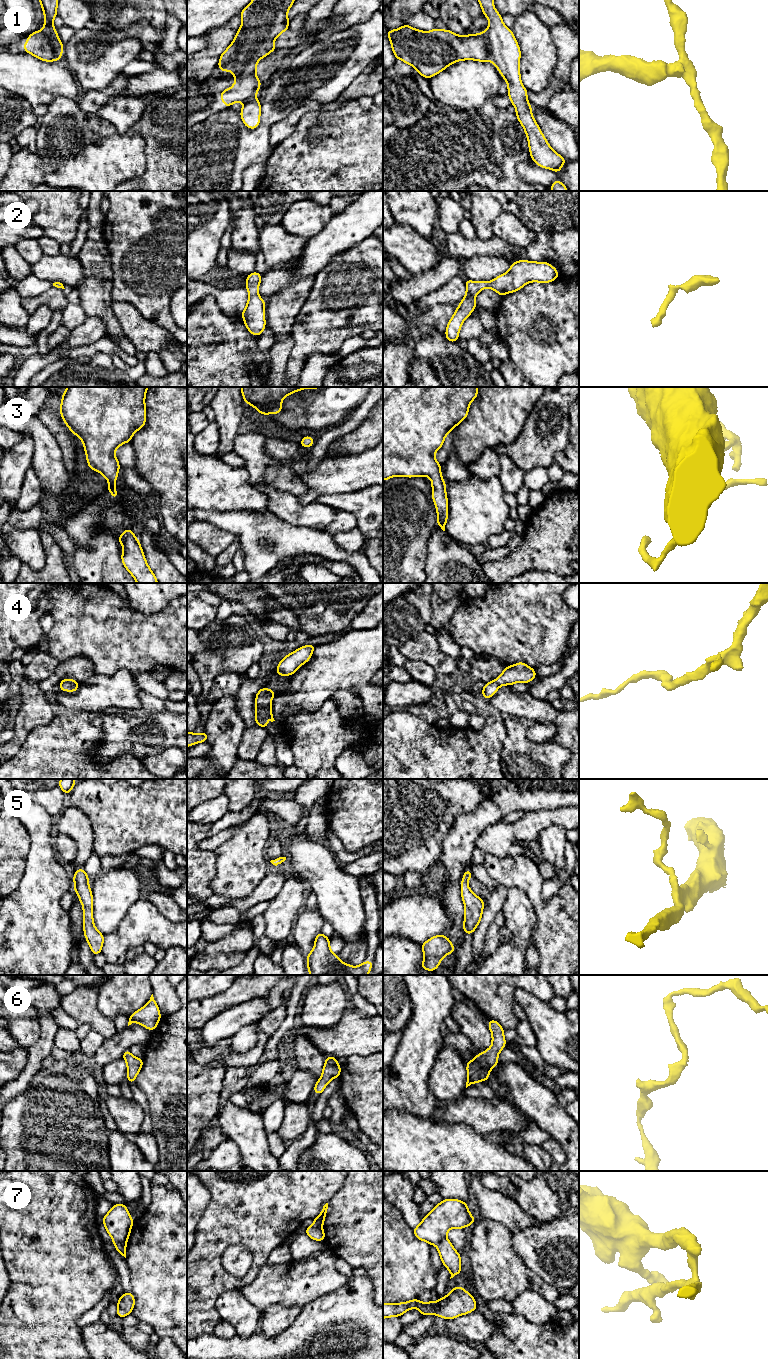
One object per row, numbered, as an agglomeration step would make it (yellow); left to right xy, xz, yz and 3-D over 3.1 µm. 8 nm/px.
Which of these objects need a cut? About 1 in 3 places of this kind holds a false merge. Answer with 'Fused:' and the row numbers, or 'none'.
Fused: 1, 7

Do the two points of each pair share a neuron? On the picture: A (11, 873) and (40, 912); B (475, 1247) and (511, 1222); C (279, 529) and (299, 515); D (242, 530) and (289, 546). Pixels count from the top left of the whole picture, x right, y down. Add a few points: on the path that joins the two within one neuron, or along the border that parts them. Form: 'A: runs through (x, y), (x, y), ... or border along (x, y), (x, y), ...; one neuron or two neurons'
A: border along (26, 861), (20, 882), (10, 893); two neurons
B: border along (483, 1218), (500, 1222), (511, 1234); two neurons
C: border along (270, 511), (293, 525), (311, 528); two neurons
D: runs through (254, 530), (273, 530), (277, 534); one neuron

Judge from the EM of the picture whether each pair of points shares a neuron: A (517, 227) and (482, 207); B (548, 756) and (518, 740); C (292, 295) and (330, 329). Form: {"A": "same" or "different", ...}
{"A": "different", "B": "same", "C": "different"}

